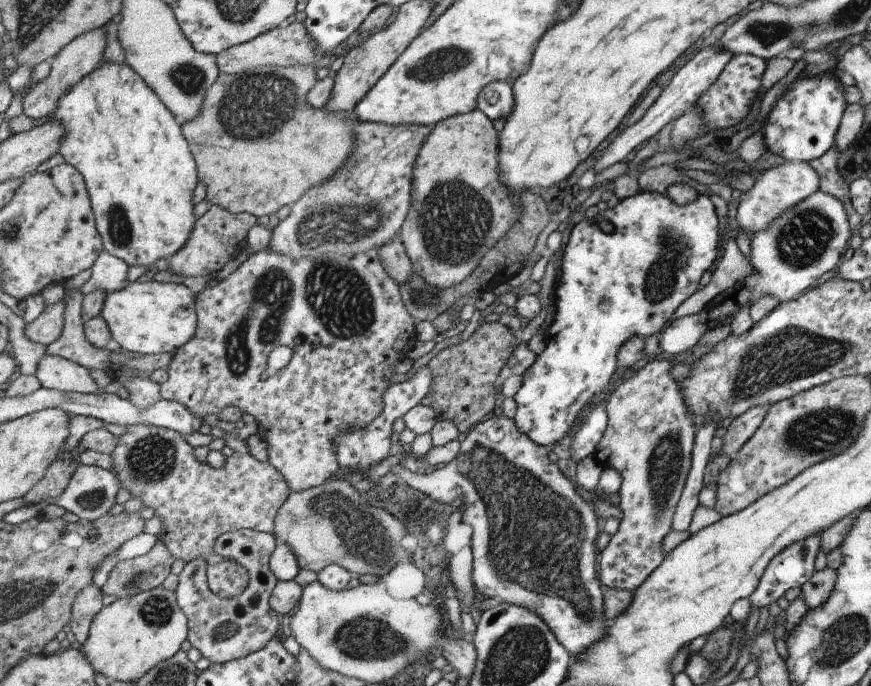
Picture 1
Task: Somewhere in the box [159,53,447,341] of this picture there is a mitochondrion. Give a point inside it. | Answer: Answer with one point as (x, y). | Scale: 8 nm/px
(253, 108)

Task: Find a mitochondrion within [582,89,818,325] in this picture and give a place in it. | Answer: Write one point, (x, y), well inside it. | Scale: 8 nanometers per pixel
(661, 279)

